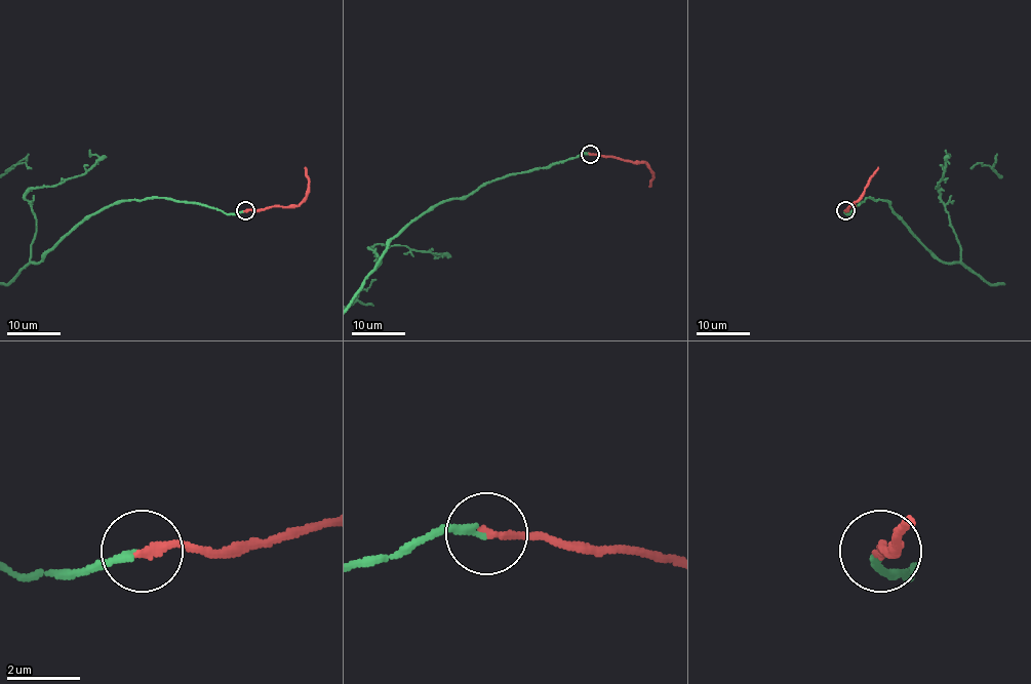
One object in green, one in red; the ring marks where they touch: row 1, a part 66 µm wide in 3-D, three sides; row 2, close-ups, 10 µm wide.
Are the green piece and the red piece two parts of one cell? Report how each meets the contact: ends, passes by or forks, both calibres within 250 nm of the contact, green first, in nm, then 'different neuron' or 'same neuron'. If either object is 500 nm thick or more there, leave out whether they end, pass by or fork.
green ends | red ends | 200/240 nm | same neuron

